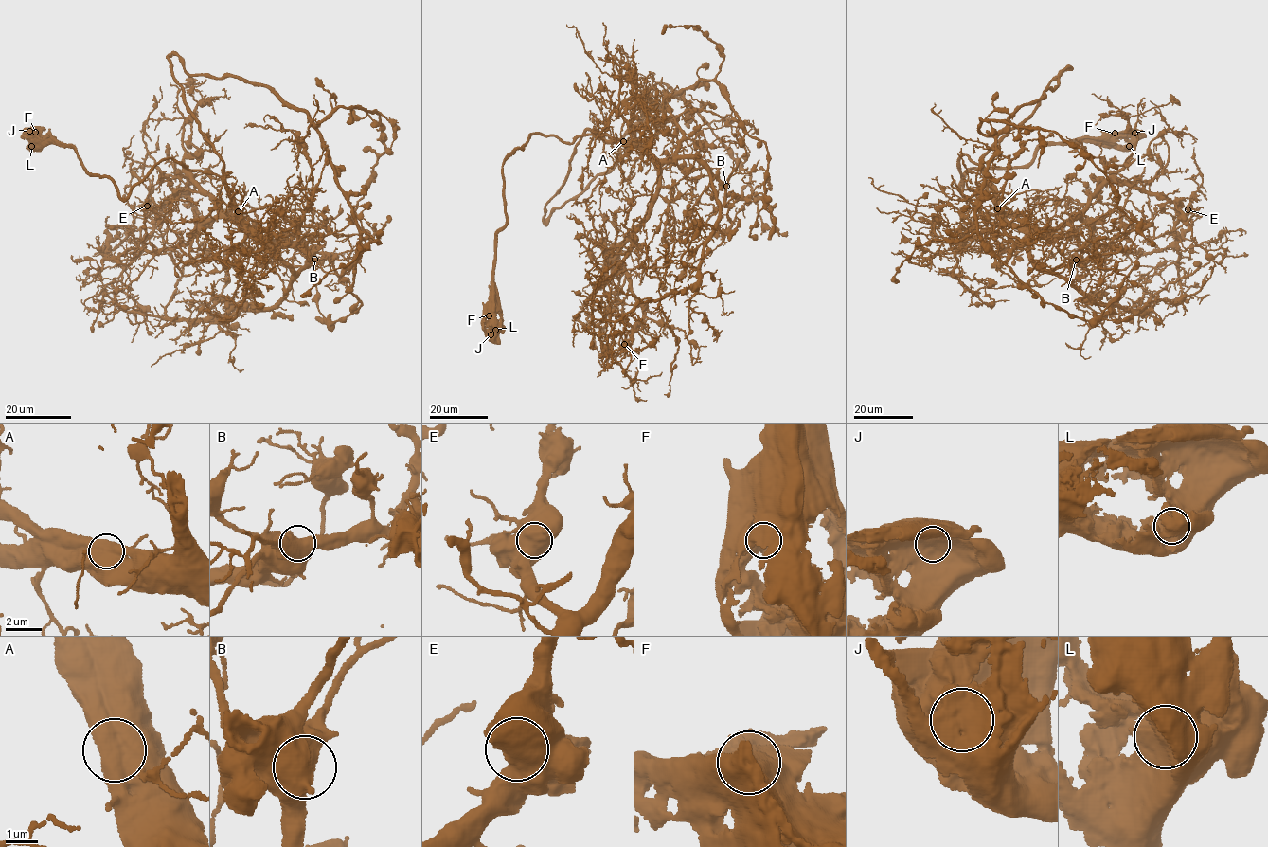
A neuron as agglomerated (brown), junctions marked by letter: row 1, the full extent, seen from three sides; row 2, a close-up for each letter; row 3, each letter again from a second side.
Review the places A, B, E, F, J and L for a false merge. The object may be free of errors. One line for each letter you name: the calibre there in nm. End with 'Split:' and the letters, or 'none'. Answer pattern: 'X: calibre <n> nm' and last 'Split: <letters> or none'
Split: none

